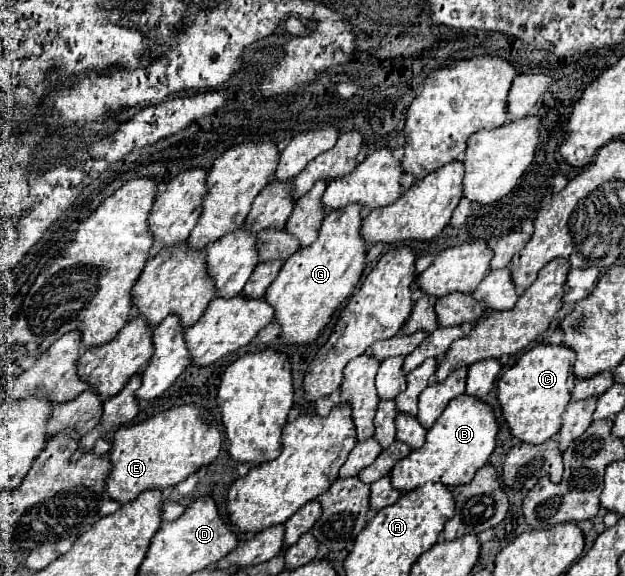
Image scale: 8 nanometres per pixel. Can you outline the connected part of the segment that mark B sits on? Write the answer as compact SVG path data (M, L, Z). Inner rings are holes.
M462 394L446 406L446 410L428 430L424 446L412 450L406 458L394 464L394 470L390 472L392 484L402 492L414 490L426 482L442 482L446 486L466 484L474 478L476 470L488 462L496 448L496 436L498 422L494 408L476 396Z

